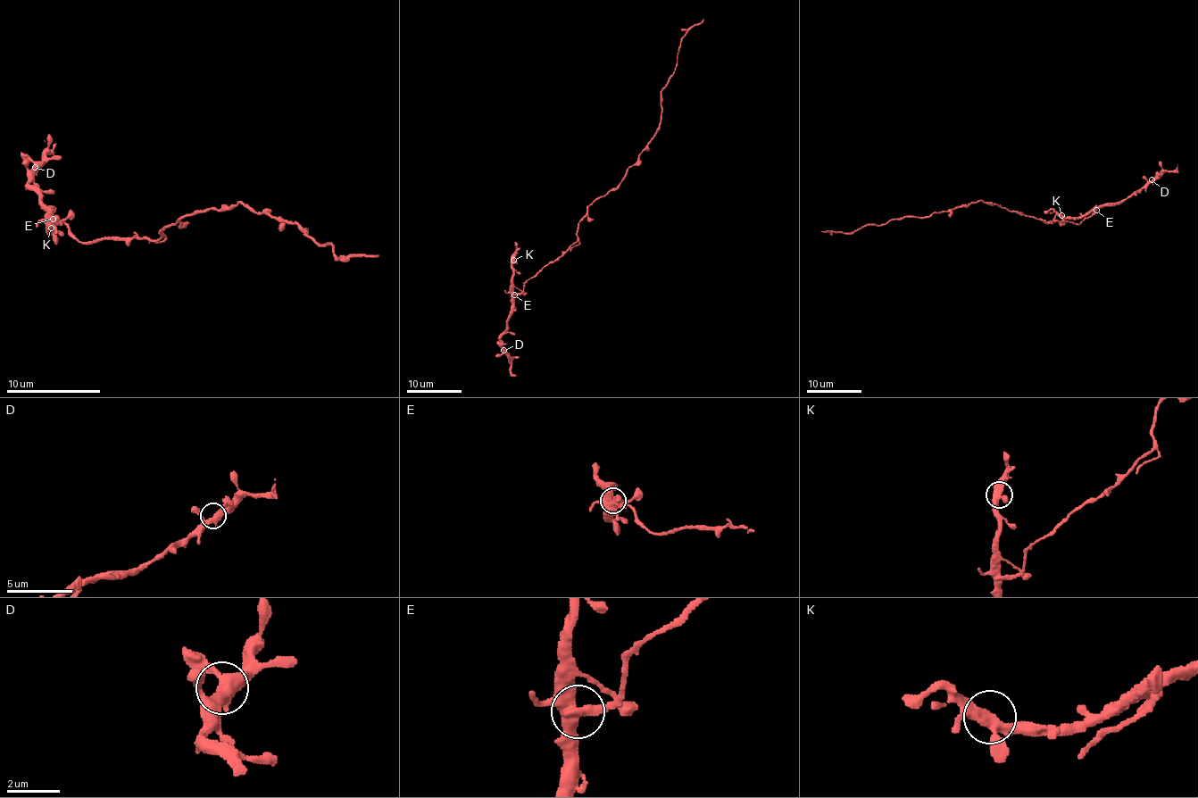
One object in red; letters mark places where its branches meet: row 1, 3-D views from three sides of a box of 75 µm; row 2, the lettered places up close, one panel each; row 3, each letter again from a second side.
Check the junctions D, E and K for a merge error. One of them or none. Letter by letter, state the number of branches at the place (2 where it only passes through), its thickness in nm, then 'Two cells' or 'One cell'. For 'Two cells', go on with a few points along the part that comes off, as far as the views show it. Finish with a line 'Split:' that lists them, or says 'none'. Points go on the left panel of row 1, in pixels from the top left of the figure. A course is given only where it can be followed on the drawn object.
D: Branches: 4. Thickness 400 nm. One cell
E: Branches: 4. Thickness 440 nm. Two cells. Course of the part to remove: (54, 219), (81, 242), (156, 239), (178, 220), (239, 202), (295, 223), (337, 258), (378, 256)
K: Branches: 4. Thickness 400 nm. One cell
Split: E

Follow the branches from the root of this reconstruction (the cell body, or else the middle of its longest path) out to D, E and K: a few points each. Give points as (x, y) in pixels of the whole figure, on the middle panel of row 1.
D: (592, 203), (578, 223), (578, 239), (534, 275), (513, 298), (511, 313), (501, 337), (503, 350)
E: (592, 203), (578, 223), (578, 239), (534, 275), (519, 293), (514, 294)
K: (592, 203), (578, 223), (578, 239), (534, 275), (524, 285), (522, 293), (513, 285), (513, 260)

